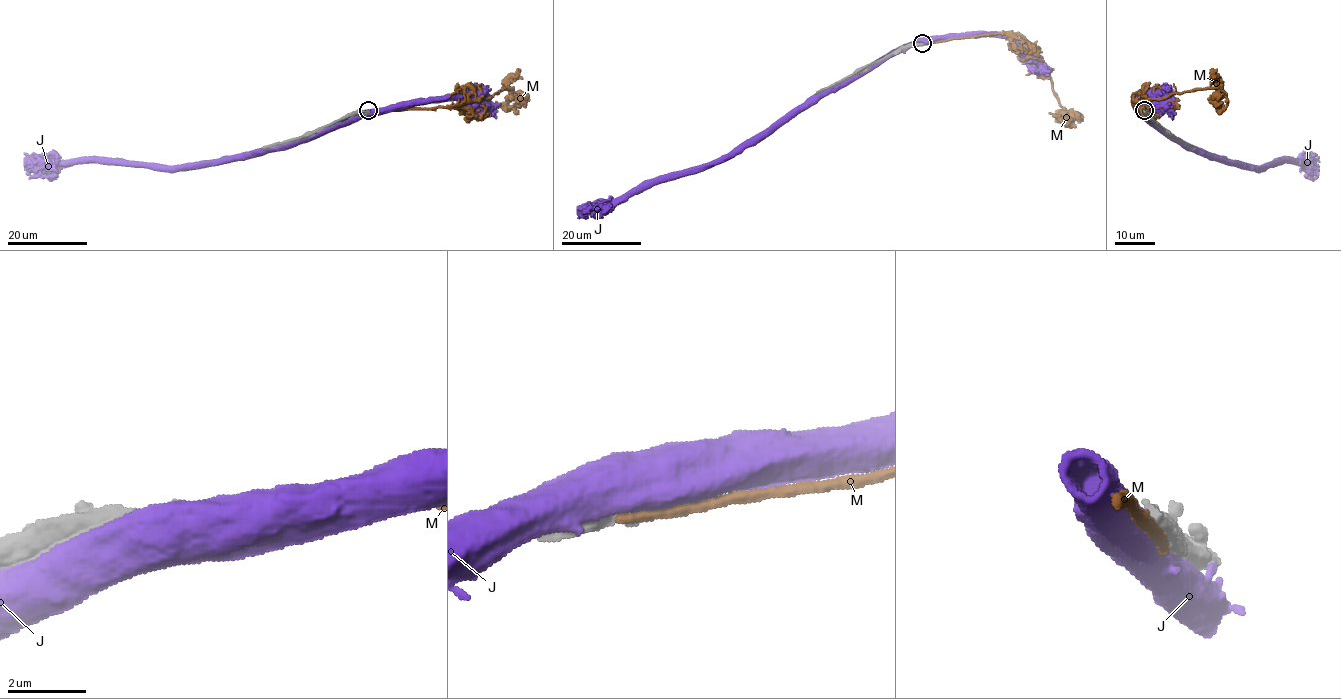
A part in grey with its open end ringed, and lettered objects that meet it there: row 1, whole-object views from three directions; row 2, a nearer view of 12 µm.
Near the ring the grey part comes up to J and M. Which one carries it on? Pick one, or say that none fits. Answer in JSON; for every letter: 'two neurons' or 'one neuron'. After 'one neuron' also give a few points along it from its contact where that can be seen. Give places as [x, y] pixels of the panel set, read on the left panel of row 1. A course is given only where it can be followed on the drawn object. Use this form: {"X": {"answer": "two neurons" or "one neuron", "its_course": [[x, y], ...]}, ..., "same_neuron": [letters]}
{"J": {"answer": "two neurons"}, "M": {"answer": "two neurons"}, "same_neuron": []}

